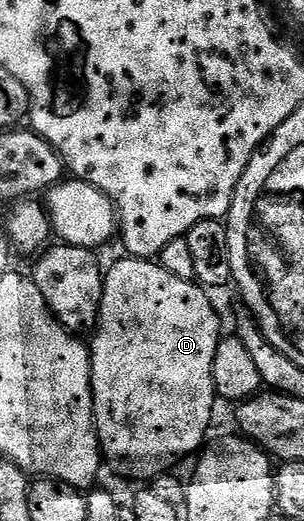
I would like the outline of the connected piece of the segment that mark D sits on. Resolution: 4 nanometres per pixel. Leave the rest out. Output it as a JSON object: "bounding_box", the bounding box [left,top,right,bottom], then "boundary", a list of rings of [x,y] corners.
{"bounding_box":[91,258,223,481],"boundary":[[[124,258],[104,272],[101,316],[91,342],[93,416],[104,462],[129,479],[152,481],[173,469],[180,459],[196,456],[206,446],[205,434],[213,423],[213,403],[218,402],[213,384],[215,349],[223,332],[205,287],[193,279],[167,273],[153,259]]]}

